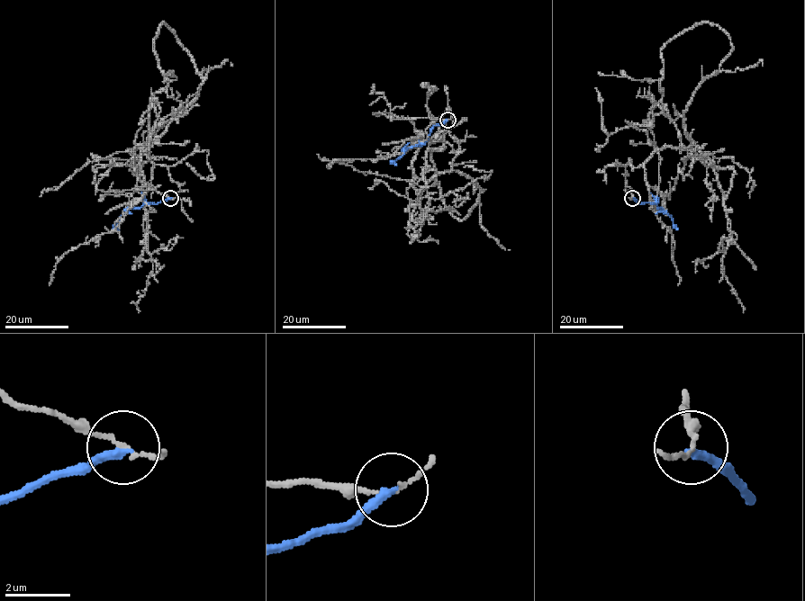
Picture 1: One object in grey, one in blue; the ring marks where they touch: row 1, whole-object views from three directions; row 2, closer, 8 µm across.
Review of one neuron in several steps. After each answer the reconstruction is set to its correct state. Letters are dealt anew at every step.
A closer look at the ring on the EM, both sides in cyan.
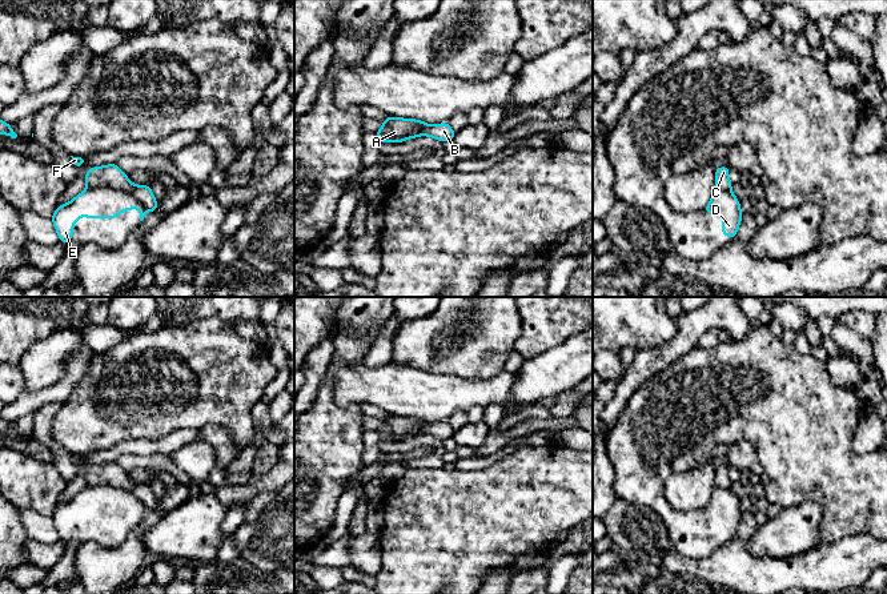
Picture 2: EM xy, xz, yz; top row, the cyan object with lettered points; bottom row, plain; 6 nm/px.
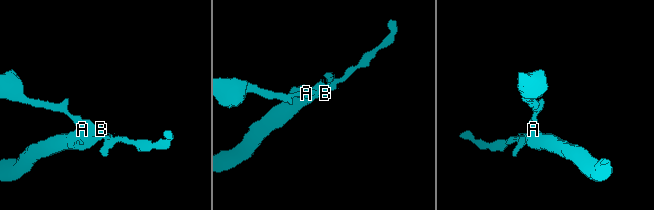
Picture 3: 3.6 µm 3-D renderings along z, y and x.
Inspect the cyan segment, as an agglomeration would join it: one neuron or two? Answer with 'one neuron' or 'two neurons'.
two neurons

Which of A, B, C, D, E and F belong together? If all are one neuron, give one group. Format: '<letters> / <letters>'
A D E / B C F

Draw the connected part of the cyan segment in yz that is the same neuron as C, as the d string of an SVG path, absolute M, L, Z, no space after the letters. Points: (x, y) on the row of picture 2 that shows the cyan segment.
M730 166L715 168L715 188L721 190L730 190L733 182L729 178Z

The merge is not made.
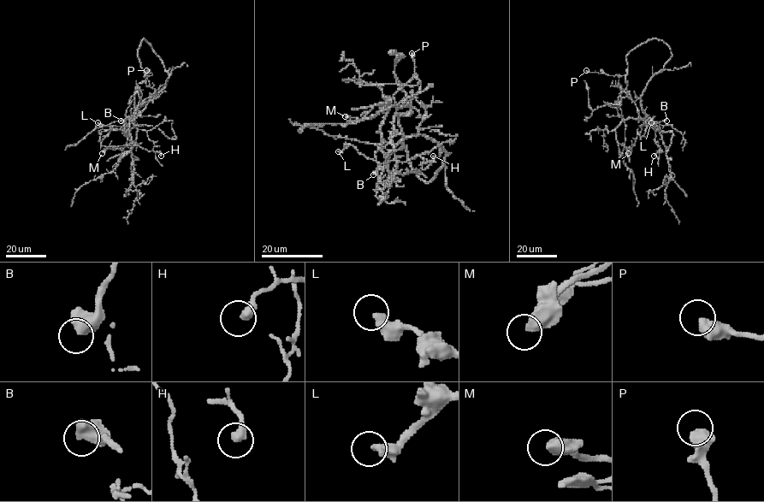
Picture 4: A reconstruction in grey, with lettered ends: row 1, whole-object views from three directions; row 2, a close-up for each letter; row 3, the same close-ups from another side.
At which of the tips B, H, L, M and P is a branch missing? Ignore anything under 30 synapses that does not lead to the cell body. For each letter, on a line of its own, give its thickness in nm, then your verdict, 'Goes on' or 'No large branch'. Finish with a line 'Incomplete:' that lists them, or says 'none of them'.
B: Thickness 400 nm. No large branch
H: Thickness 380 nm. No large branch
L: Thickness 360 nm. No large branch
M: Thickness 480 nm. No large branch
P: Thickness 550 nm. No large branch
Incomplete: none of them

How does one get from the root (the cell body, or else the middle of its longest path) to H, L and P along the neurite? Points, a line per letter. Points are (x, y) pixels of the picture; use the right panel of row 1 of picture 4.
H: (636, 120), (648, 117), (659, 129), (655, 132), (654, 140), (663, 151), (654, 156)
L: (636, 120), (648, 117), (657, 126), (666, 151), (672, 132), (661, 132), (658, 126), (648, 126), (651, 122)
P: (636, 120), (623, 120), (622, 110), (617, 104), (618, 97), (626, 86), (624, 75), (586, 70)

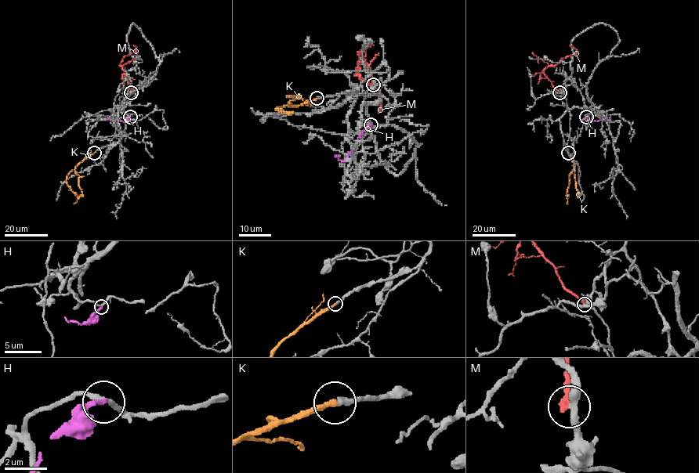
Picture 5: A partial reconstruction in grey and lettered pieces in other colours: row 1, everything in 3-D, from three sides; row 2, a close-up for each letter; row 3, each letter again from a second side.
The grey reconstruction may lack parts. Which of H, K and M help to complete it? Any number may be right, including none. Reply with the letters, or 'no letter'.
K

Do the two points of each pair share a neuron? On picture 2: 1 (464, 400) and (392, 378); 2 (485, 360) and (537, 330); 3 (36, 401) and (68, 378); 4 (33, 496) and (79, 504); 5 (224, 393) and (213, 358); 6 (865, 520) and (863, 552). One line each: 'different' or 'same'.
1: same
2: different
3: same
4: different
5: same
6: different

